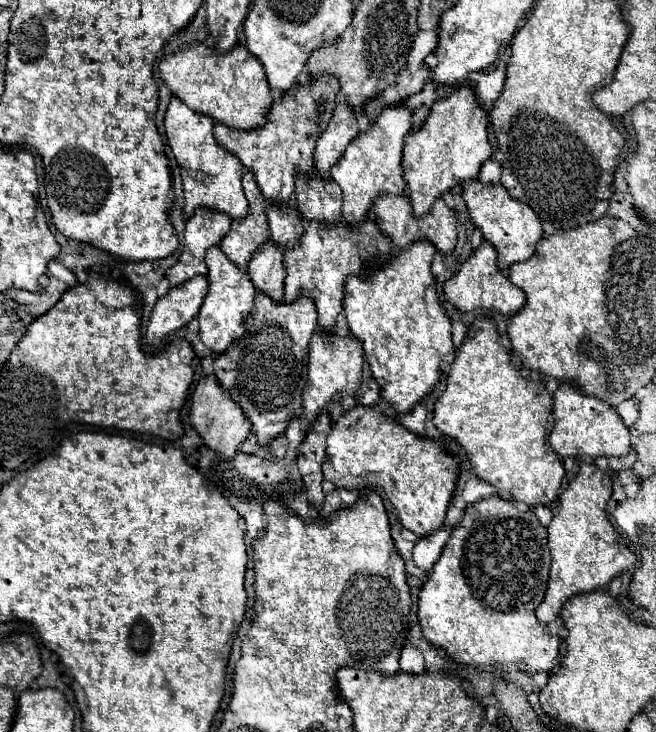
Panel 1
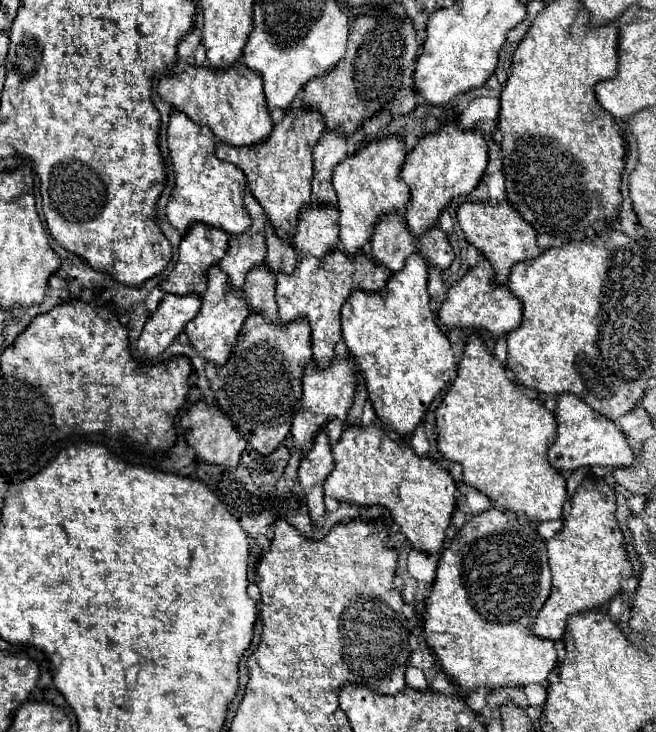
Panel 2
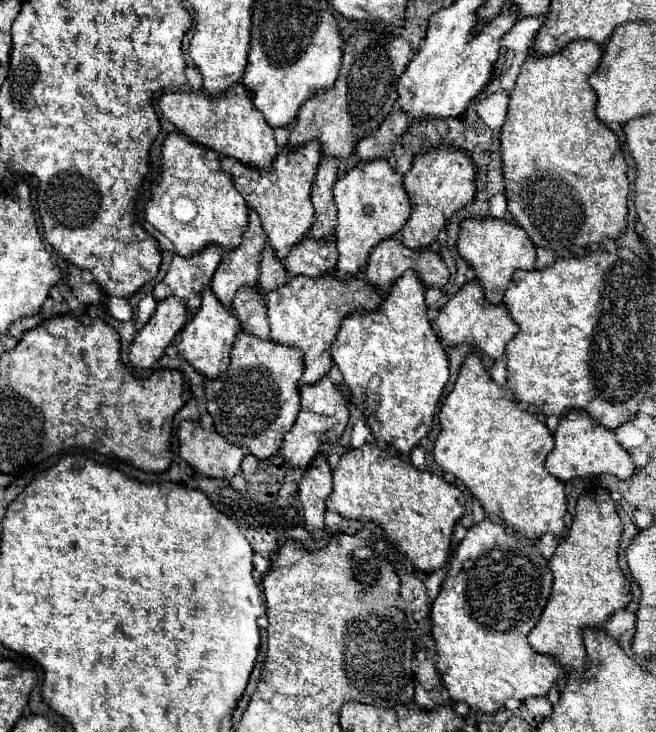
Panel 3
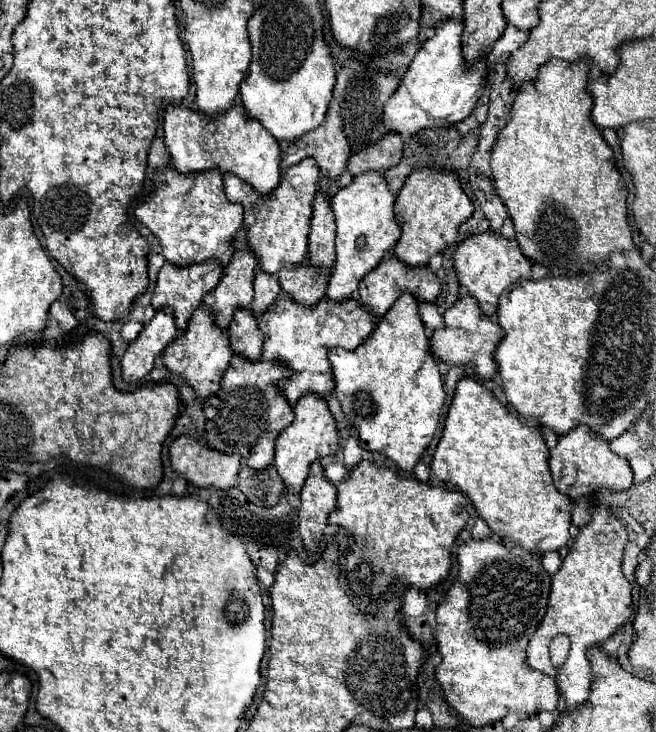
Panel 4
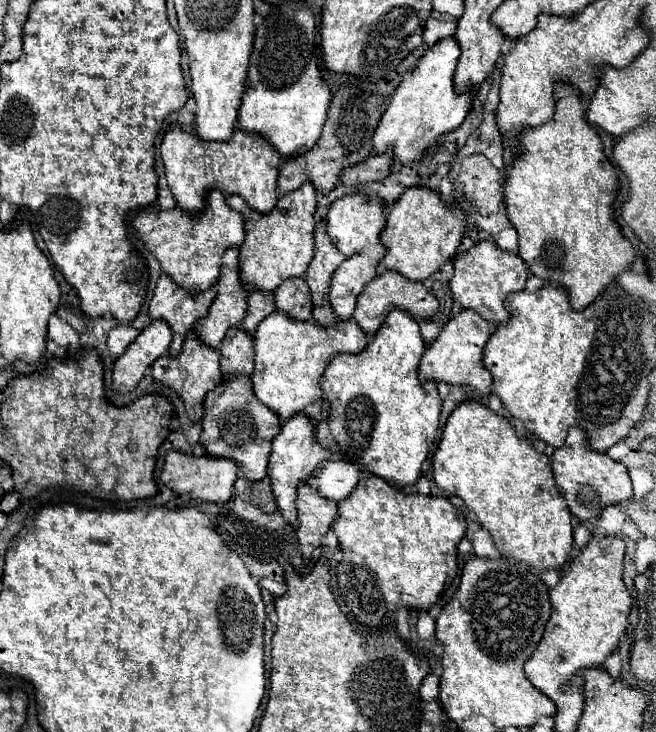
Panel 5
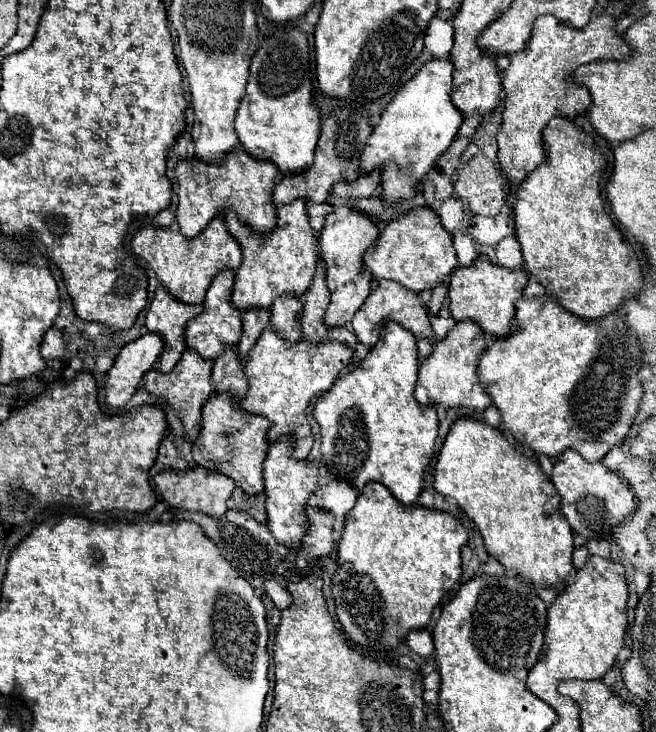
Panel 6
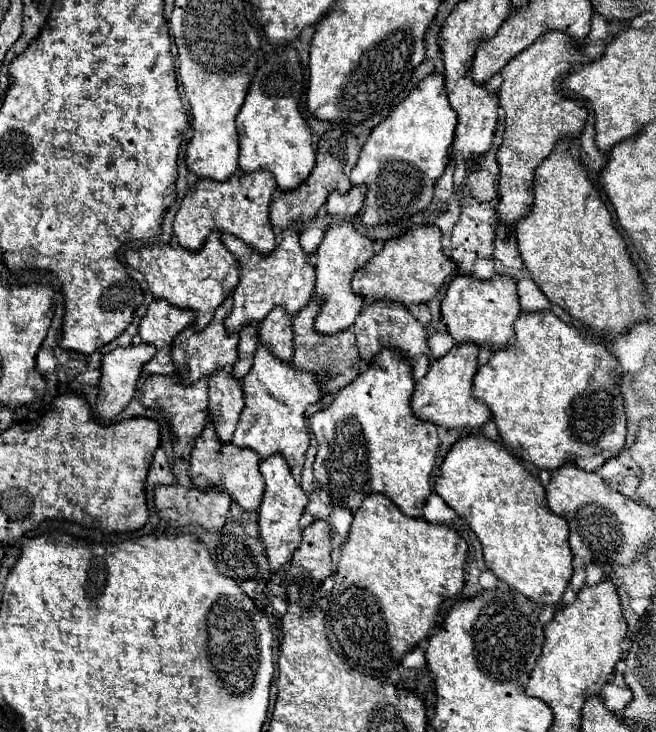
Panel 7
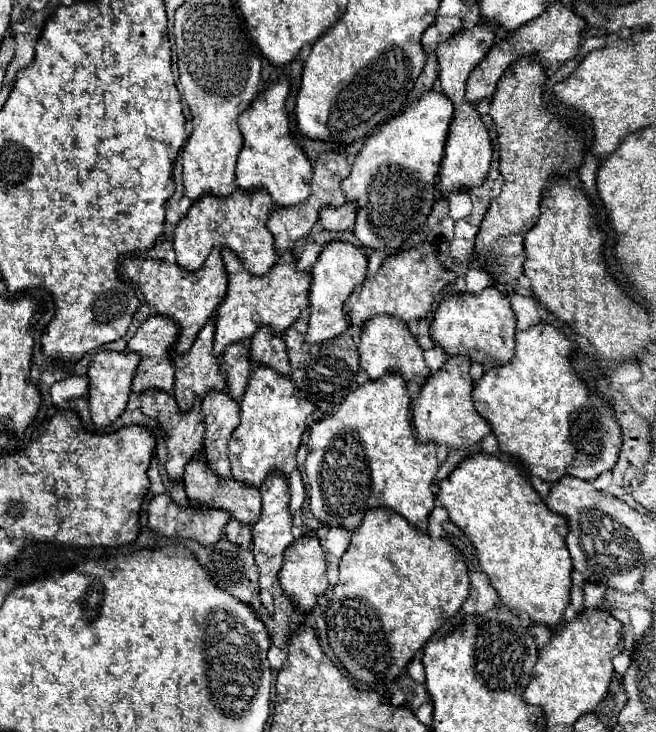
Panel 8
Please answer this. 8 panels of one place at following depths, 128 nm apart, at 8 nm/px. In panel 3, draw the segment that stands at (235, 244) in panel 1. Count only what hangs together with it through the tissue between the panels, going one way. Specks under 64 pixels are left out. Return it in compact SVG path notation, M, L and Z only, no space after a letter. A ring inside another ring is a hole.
M250 210L250 224L242 236L240 246L224 252L220 268L212 278L212 290L224 306L232 308L232 300L238 288L256 286L264 246L266 246L266 234L262 230L260 218L256 210Z

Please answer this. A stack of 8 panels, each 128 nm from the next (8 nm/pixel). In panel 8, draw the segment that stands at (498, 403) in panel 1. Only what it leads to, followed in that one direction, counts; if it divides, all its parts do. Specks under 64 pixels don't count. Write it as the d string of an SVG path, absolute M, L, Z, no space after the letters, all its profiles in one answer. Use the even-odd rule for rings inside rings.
M474 452L466 460L462 460L448 478L438 484L436 498L450 512L450 520L460 530L464 530L464 534L476 546L480 568L488 574L490 584L496 588L502 602L510 608L526 612L534 622L558 626L570 602L572 588L572 560L566 550L568 524L564 516L548 510L548 506L532 488L530 480L520 472L520 468L510 460L500 460L498 456L486 452Z

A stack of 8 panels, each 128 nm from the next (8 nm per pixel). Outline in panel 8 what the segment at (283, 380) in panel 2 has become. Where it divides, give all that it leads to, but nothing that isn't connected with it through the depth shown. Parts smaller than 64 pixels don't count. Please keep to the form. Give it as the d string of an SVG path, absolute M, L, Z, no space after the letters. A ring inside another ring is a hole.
M204 450L196 452L196 456L190 460L190 464L186 466L186 472L184 472L184 486L186 486L186 494L190 498L190 502L194 506L218 506L218 508L224 508L230 512L230 516L238 518L240 522L244 524L254 524L260 516L260 508L262 508L262 496L260 496L260 490L258 488L252 488L248 484L242 484L242 482L236 482L234 478L218 478L206 464L206 458L204 458Z

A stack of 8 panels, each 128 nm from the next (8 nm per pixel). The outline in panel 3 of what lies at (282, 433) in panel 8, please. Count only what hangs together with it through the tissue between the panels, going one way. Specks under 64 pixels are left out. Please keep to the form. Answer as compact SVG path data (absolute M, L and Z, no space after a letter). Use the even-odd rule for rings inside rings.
M328 272L320 278L292 276L282 288L276 288L266 296L268 322L272 328L270 338L286 346L298 346L304 352L304 374L300 384L314 384L330 372L330 346L344 316L354 310L376 310L376 306L384 300L384 294L376 286L368 284L362 272L350 278L338 278L336 272Z

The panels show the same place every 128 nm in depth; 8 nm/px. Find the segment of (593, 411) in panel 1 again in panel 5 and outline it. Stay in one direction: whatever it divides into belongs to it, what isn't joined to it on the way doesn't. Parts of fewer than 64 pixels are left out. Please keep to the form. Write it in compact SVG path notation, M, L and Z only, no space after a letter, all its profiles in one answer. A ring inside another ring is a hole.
M569 428L564 446L552 456L552 472L558 492L566 498L570 512L580 522L600 516L604 506L624 504L628 498L632 498L632 482L626 466L612 460L604 452L592 450L586 433L580 428Z

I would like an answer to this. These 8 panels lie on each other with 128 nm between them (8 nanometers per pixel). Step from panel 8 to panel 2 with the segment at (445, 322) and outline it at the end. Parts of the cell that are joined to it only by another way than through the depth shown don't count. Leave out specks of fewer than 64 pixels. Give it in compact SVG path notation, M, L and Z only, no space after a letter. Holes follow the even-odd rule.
M464 202L458 208L458 222L466 234L466 240L474 244L492 264L496 272L496 284L506 284L510 268L522 260L536 258L542 250L536 244L536 230L520 216L520 212L508 202Z

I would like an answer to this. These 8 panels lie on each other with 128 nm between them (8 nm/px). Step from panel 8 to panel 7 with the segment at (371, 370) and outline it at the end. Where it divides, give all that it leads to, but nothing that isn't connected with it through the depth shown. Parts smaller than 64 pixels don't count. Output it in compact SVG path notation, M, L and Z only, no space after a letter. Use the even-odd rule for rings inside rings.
M374 300L370 302L354 320L352 324L358 350L362 360L370 362L384 346L392 346L410 360L414 360L418 354L428 354L428 332L426 328L410 314L410 310L404 304L392 302L392 300Z

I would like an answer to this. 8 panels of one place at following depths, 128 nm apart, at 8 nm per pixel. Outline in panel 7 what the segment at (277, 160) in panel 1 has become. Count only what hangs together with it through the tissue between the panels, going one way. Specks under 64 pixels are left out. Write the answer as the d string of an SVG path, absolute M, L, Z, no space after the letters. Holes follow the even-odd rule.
M290 224L286 230L280 232L278 244L270 254L258 254L256 250L248 248L248 244L244 244L240 238L228 232L220 236L220 240L228 246L228 250L236 254L240 260L240 282L232 294L234 306L224 322L228 332L240 330L246 324L262 322L274 306L284 306L286 312L294 316L296 312L300 312L300 308L304 308L304 304L308 304L308 300L314 294L316 272L310 256L302 250L298 238L300 238L300 230L296 228L296 224Z

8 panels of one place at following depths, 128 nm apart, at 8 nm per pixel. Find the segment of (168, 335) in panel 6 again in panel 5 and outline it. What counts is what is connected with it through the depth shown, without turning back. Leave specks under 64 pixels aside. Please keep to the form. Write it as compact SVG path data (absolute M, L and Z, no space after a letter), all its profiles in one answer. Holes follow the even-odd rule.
M160 276L154 296L150 300L150 318L152 320L166 320L174 332L174 340L170 344L170 354L178 354L188 330L192 324L208 314L208 308L216 296L216 284L214 288L208 288L208 292L188 292L186 288L180 288L180 284L172 282L170 276Z

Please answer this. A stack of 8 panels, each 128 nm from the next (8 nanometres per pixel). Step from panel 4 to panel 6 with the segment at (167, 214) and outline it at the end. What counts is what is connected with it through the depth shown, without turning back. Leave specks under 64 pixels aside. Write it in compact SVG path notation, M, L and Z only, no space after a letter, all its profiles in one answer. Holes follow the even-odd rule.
M218 214L216 220L212 220L204 232L200 232L194 238L186 238L176 228L154 228L144 226L136 232L132 240L132 250L140 254L156 272L162 286L180 302L186 304L202 304L204 296L212 284L212 278L220 270L234 270L240 266L242 250L236 238L228 232L224 224L224 214Z

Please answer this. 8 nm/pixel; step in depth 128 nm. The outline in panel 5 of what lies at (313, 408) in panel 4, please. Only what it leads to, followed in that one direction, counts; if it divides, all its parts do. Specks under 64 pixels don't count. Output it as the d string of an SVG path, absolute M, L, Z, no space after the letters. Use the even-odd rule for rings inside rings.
M306 414L292 416L292 420L284 422L280 434L272 442L272 454L270 454L270 464L268 464L268 476L272 480L272 492L278 502L278 510L288 522L296 520L296 490L298 486L312 476L312 472L318 468L322 460L330 456L330 450L320 446L316 440L316 428L312 420Z

